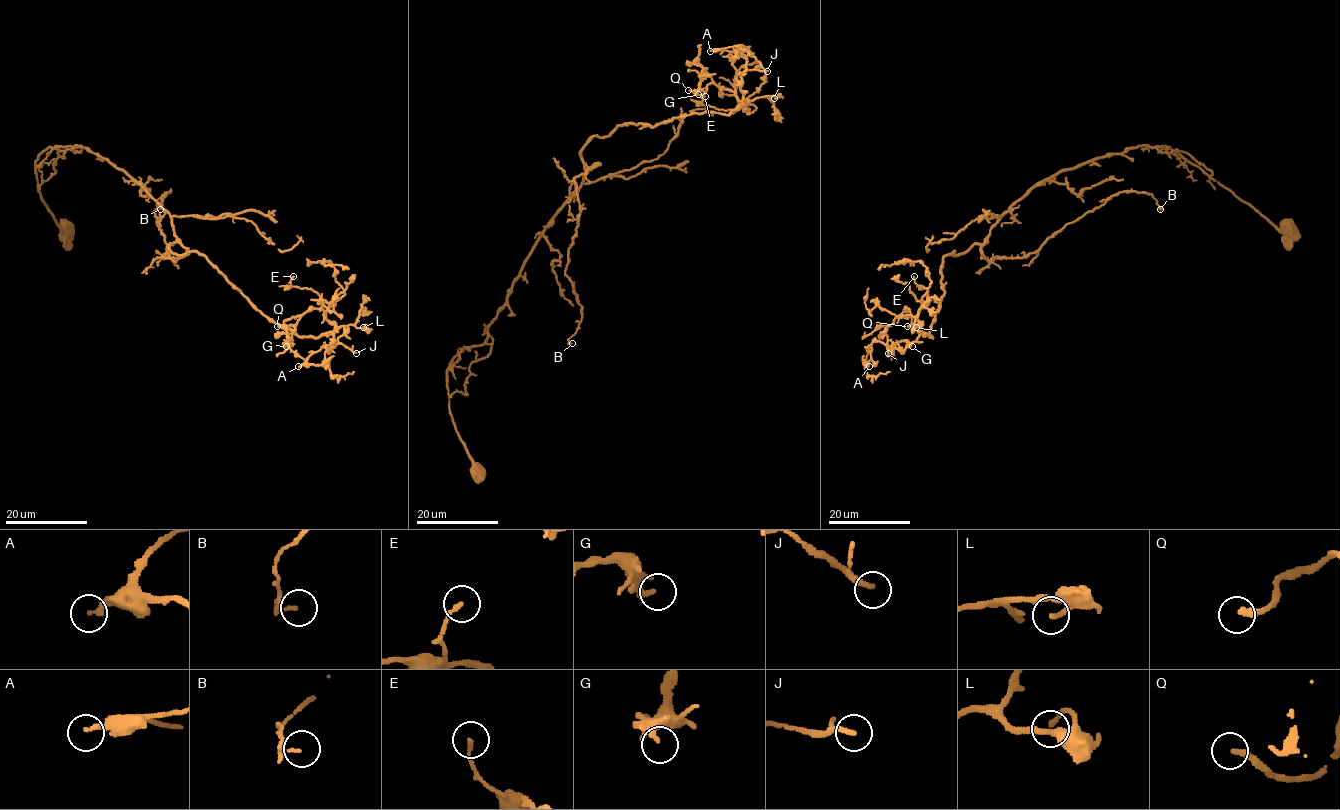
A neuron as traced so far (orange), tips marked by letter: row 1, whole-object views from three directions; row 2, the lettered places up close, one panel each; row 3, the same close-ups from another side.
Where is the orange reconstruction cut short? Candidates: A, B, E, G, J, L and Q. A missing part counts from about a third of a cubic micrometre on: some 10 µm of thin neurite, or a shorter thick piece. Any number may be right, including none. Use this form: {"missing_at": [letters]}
{"missing_at": ["J"]}

